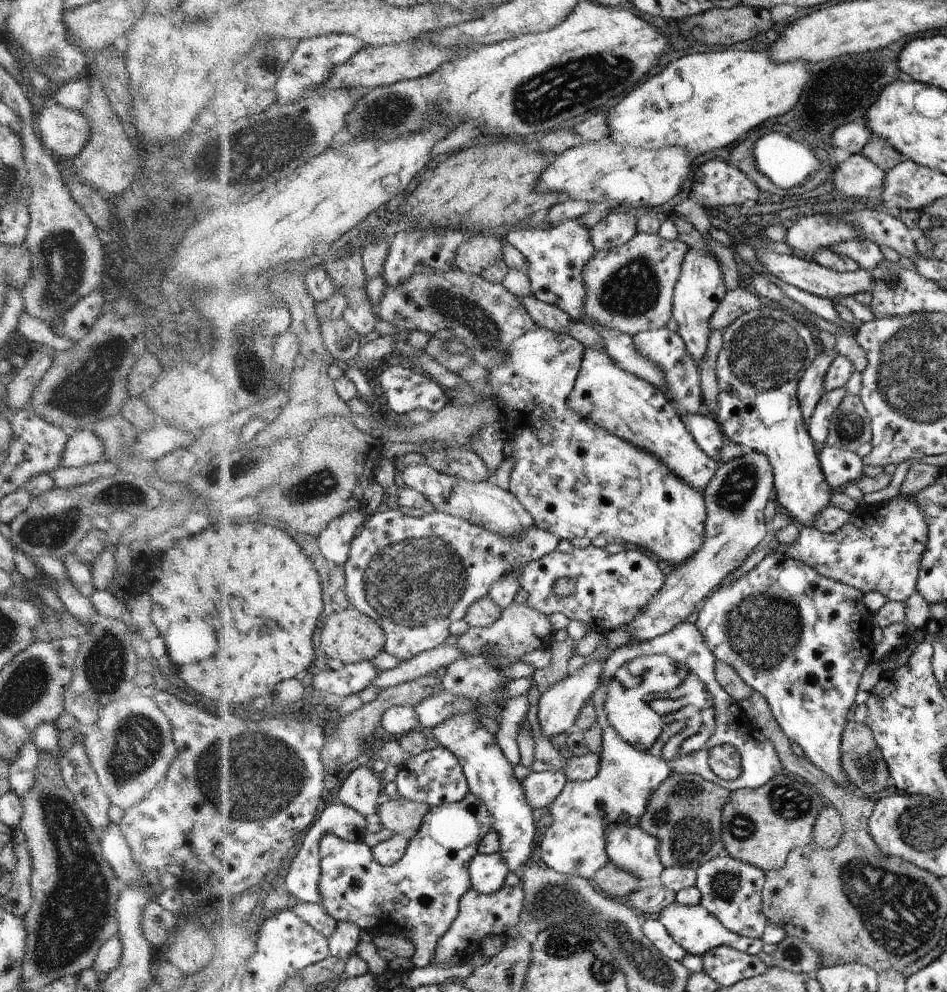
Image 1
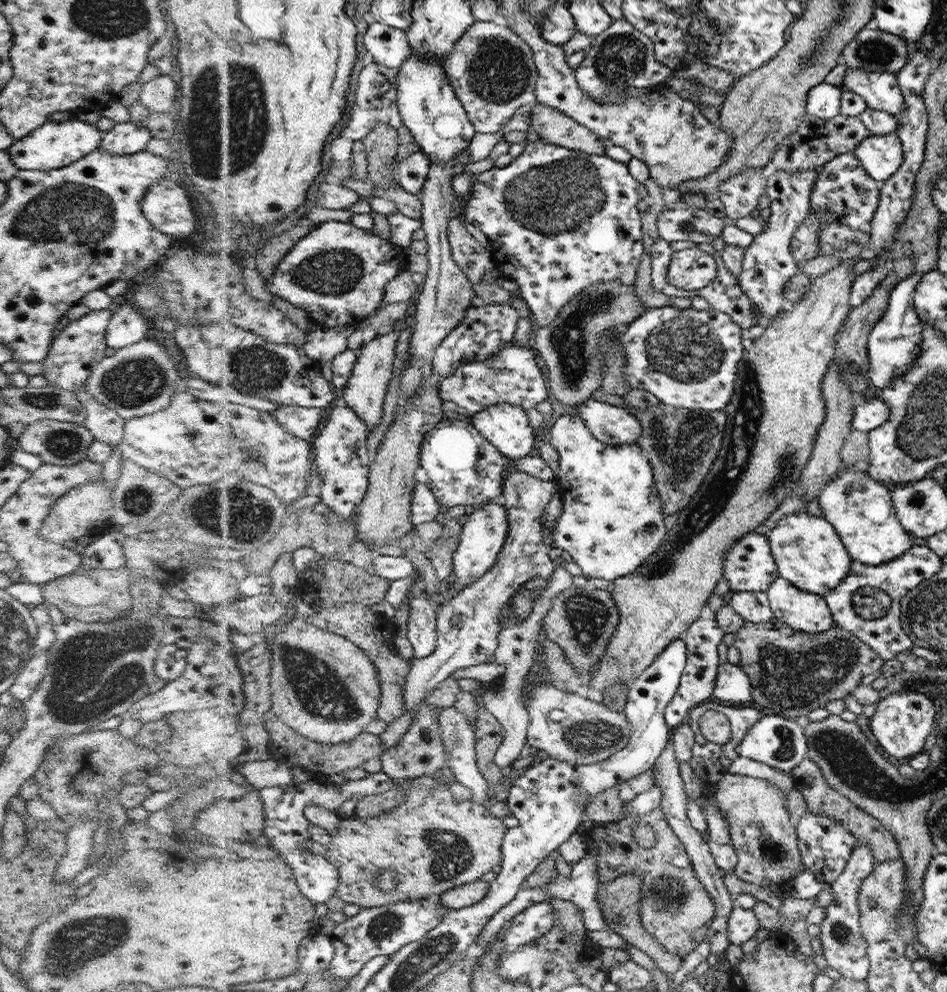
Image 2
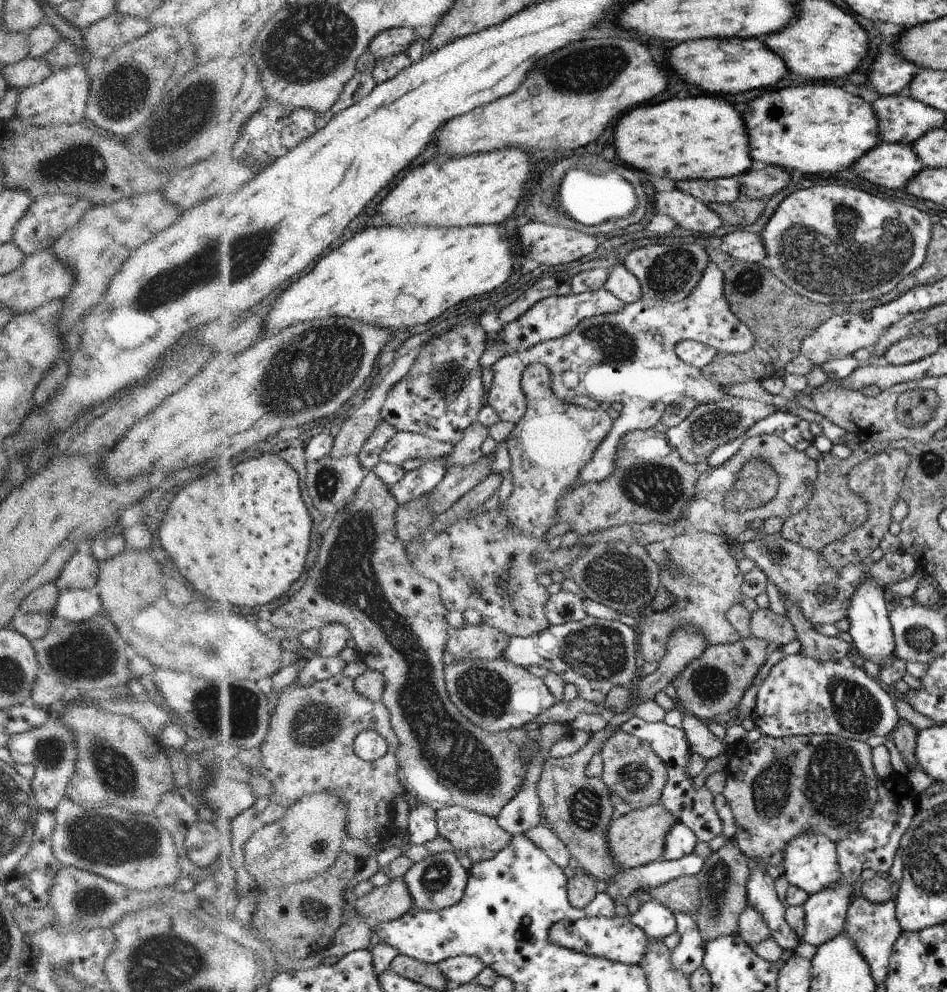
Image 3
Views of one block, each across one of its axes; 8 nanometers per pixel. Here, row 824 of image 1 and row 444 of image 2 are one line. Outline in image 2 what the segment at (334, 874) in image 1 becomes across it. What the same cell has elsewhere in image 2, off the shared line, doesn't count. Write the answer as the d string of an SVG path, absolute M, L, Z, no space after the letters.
M448 418L439 422L438 426L426 435L422 447L421 466L427 471L429 485L439 503L447 508L499 501L503 491L503 480L512 467L540 480L552 481L556 478L542 457L529 455L522 459L510 460L503 456L473 423Z

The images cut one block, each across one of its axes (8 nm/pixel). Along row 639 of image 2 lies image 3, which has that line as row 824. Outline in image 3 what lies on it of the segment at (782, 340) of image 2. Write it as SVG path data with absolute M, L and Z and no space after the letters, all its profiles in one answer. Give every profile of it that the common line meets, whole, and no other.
M660 803L640 810L632 808L631 812L612 820L608 828L608 848L612 860L623 869L662 860L668 832L671 832L674 824L679 821L679 818L668 812Z

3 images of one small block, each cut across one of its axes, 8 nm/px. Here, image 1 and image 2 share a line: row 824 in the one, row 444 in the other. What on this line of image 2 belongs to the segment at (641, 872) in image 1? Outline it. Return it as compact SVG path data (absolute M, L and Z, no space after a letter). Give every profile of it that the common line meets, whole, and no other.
M590 398L576 406L573 412L604 444L637 444L642 438L643 425L626 408Z

